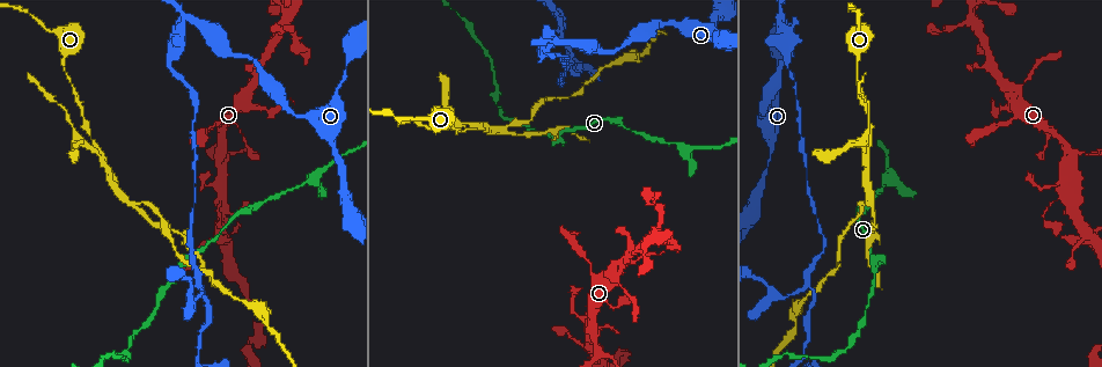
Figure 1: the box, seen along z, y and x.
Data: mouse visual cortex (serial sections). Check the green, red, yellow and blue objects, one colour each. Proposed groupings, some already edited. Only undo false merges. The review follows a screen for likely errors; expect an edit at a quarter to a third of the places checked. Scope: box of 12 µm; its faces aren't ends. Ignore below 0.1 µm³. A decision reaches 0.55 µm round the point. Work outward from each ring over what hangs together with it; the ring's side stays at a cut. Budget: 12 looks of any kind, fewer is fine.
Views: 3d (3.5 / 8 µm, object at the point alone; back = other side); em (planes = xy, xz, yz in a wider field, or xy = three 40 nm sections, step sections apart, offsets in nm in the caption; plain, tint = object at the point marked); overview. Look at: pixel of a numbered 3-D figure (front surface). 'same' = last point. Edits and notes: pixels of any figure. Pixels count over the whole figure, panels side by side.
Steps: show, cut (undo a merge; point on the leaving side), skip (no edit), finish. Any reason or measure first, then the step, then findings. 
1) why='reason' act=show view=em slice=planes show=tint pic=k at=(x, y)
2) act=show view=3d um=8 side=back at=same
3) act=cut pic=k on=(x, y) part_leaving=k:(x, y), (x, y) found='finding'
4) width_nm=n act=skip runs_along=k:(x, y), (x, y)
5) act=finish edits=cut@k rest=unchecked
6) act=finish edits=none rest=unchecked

why='thick turns thin' act=show view=3d um=3.5 pic=1 at=(856, 72)

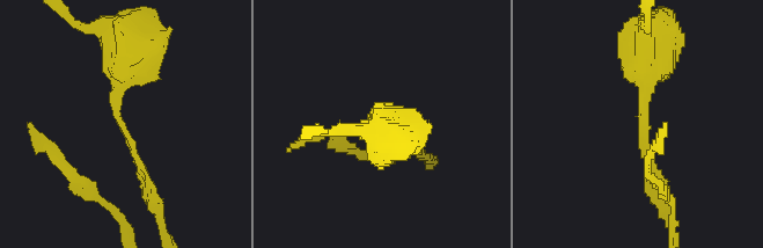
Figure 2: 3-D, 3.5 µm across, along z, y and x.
why='need the tissue' act=show view=em slice=xy step=3 show=tint pic=2 at=(646, 123)

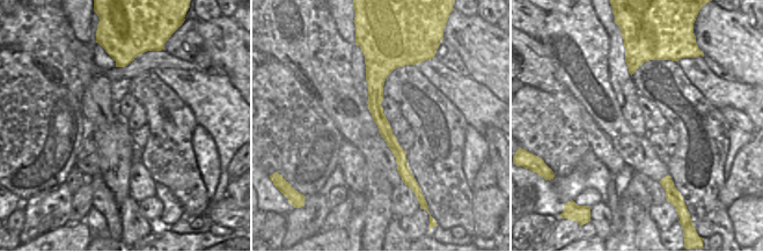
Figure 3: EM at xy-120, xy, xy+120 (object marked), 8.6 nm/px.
arm_widths_nm=150,500 act=skip runs_along=2:(130, 48), (116, 115), (147, 189) found='one cell here'

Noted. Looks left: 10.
why='sharp bend' act=show view=3d um=3.5 pic=1 at=(472, 130)

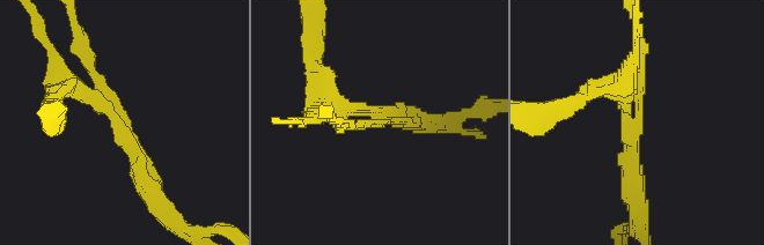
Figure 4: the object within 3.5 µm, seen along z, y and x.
arms=3 arm_widths_nm=150,250,250 act=show view=em slice=xy step=5 show=plain pic=4 at=(640, 119)

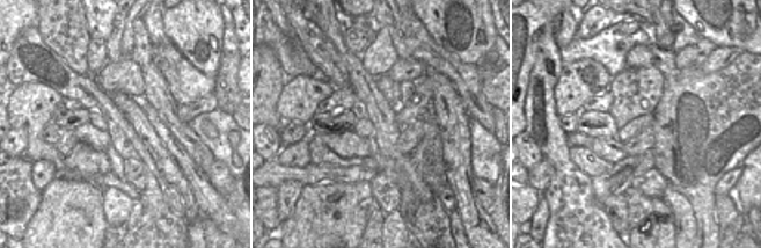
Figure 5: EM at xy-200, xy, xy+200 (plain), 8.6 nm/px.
act=show view=em slice=xy step=5 show=tint at=same

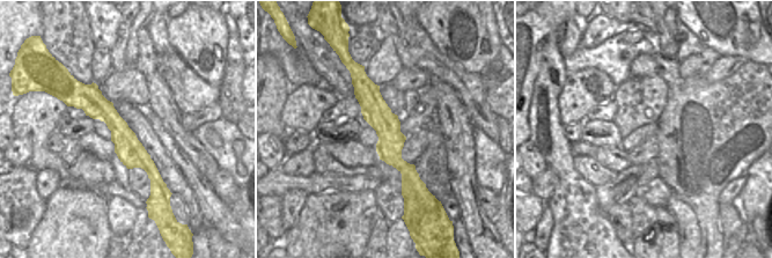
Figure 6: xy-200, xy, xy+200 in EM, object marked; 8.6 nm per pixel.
act=cut pic=4 on=(86, 96) part_leaving=4:(116, 123), (73, 87), (56, 104) found='a second cell is stuck on'

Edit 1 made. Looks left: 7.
why='redraw' act=show view=overview

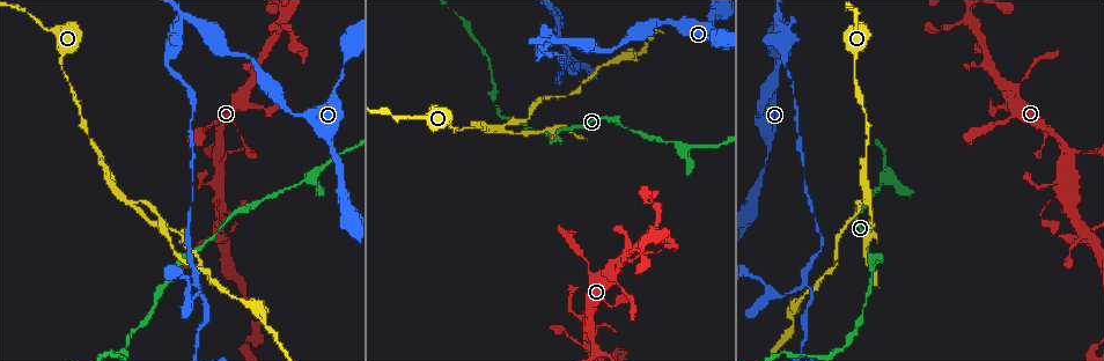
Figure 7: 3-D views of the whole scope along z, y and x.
why='a narrow waist' act=show view=3d um=8 pic=7 at=(870, 272)

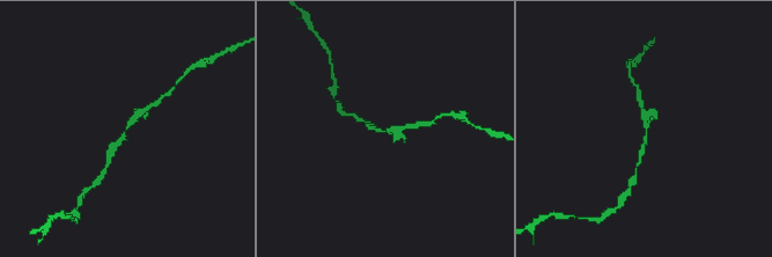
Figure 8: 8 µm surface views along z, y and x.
act=show view=em slice=xy step=2 show=tint pic=8 at=(382, 131)

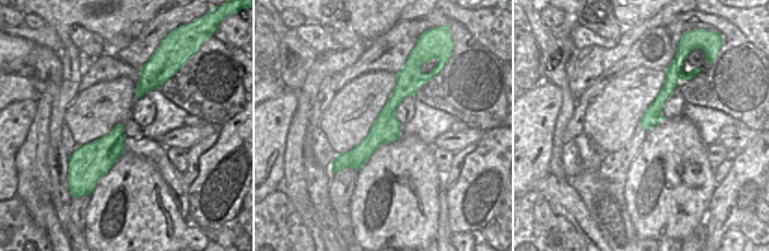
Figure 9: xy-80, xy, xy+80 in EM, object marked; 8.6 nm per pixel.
act=skip runs_along=9:(419, 78), (339, 167) found='all the same cell'

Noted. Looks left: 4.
why='two arms in line, one across' act=show view=3d um=3.5 side=back pic=7 at=(129, 201)

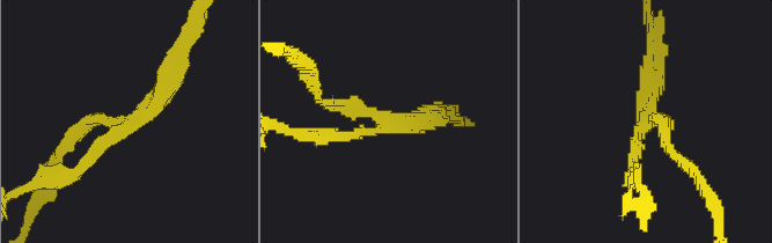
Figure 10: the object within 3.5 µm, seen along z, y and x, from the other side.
act=show view=em slice=planes show=tint pic=10 at=(647, 123)

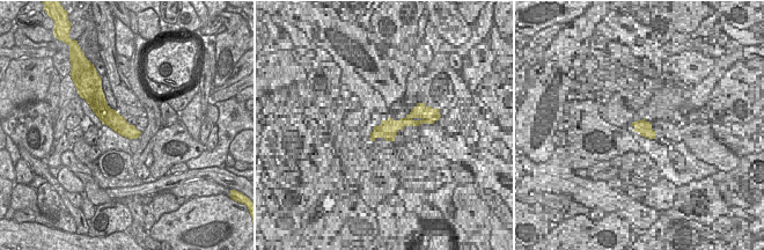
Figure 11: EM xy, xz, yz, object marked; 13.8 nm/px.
width_nm=240 act=cut pic=10 on=(75, 135) part_leaving=10:(369, 113), (320, 100), (309, 70) found='two cells meet here'

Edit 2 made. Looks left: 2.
act=show view=3d um=3.5 pic=7 at=(976, 28)

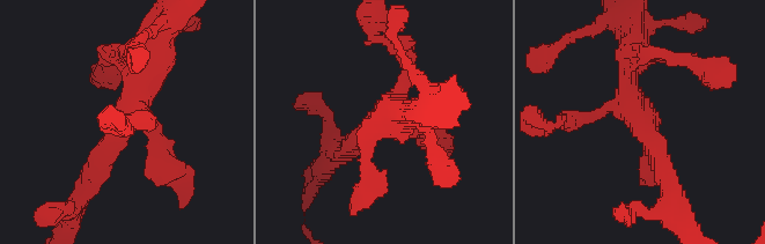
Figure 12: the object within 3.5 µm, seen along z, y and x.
act=show view=em slice=xy step=3 show=tint pic=12 at=(645, 124)

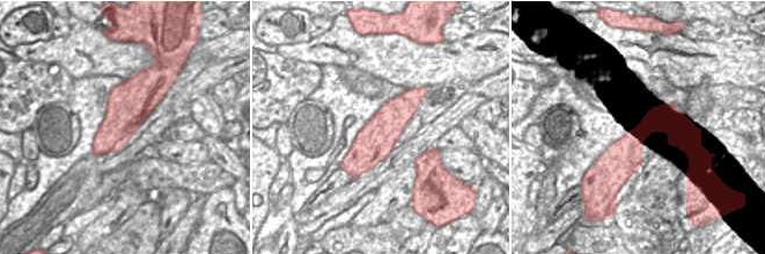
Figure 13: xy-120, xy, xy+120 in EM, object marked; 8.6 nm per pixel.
act=skip runs_along=13:(423, 89), (347, 165), (343, 165) found='one cell here'

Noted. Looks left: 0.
act=finish edits=cut@4,cut@10 rest=unchecked

